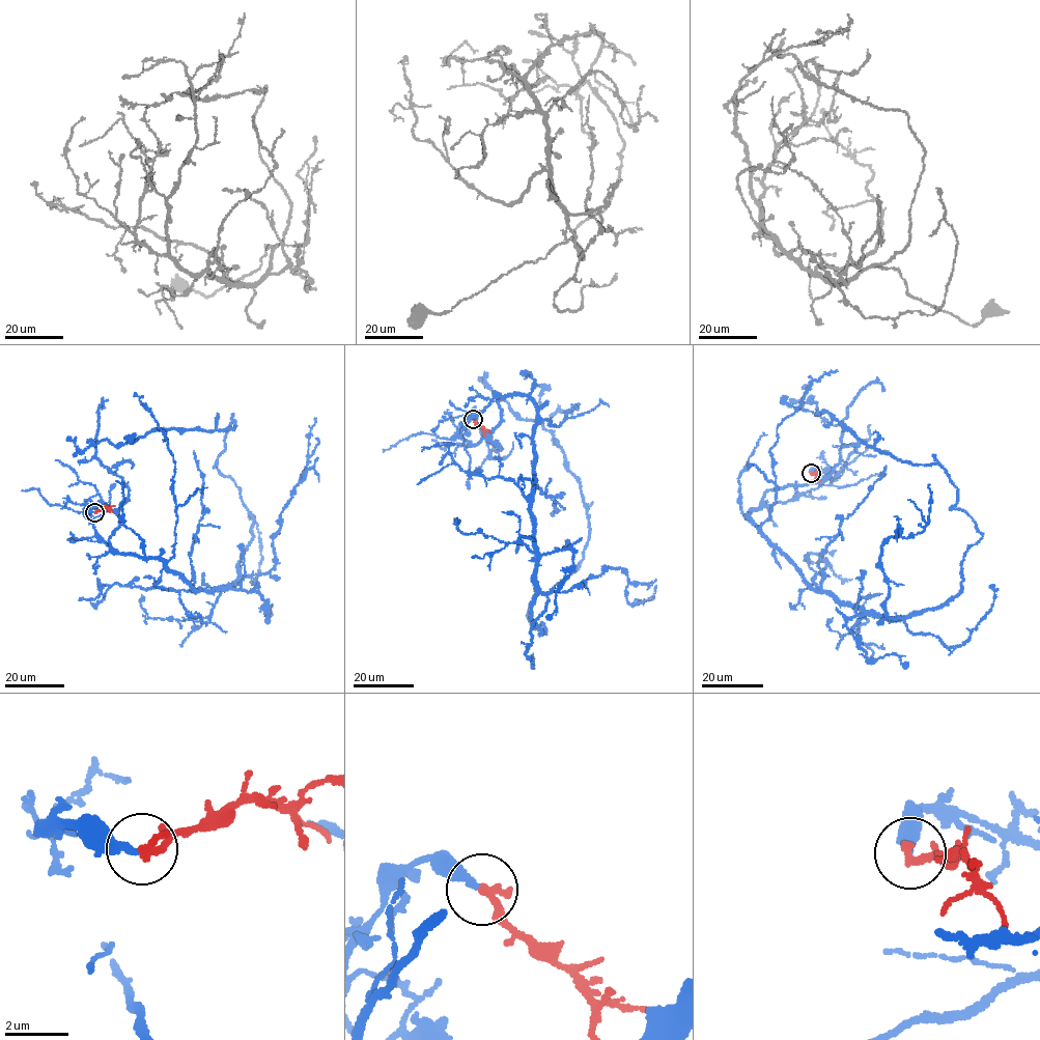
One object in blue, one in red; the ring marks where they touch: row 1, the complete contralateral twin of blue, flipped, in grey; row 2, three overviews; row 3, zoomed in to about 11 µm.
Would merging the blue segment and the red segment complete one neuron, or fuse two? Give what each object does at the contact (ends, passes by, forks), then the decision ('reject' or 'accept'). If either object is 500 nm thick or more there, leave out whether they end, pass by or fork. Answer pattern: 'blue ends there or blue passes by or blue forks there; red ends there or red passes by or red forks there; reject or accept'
blue ends there; red ends there; accept

